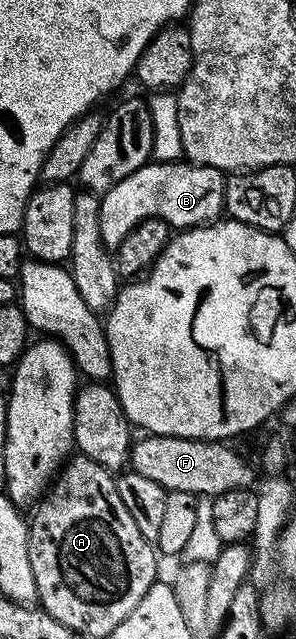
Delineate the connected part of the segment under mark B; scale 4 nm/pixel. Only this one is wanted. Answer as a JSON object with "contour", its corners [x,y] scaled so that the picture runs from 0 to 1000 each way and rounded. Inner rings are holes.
{"contour":[[[635,250],[595,254],[500,252],[443,275],[402,282],[341,313],[341,374],[348,382],[392,388],[483,344],[534,341],[601,362],[645,354],[703,354],[736,346],[760,327],[764,268],[709,260],[676,260]]]}

